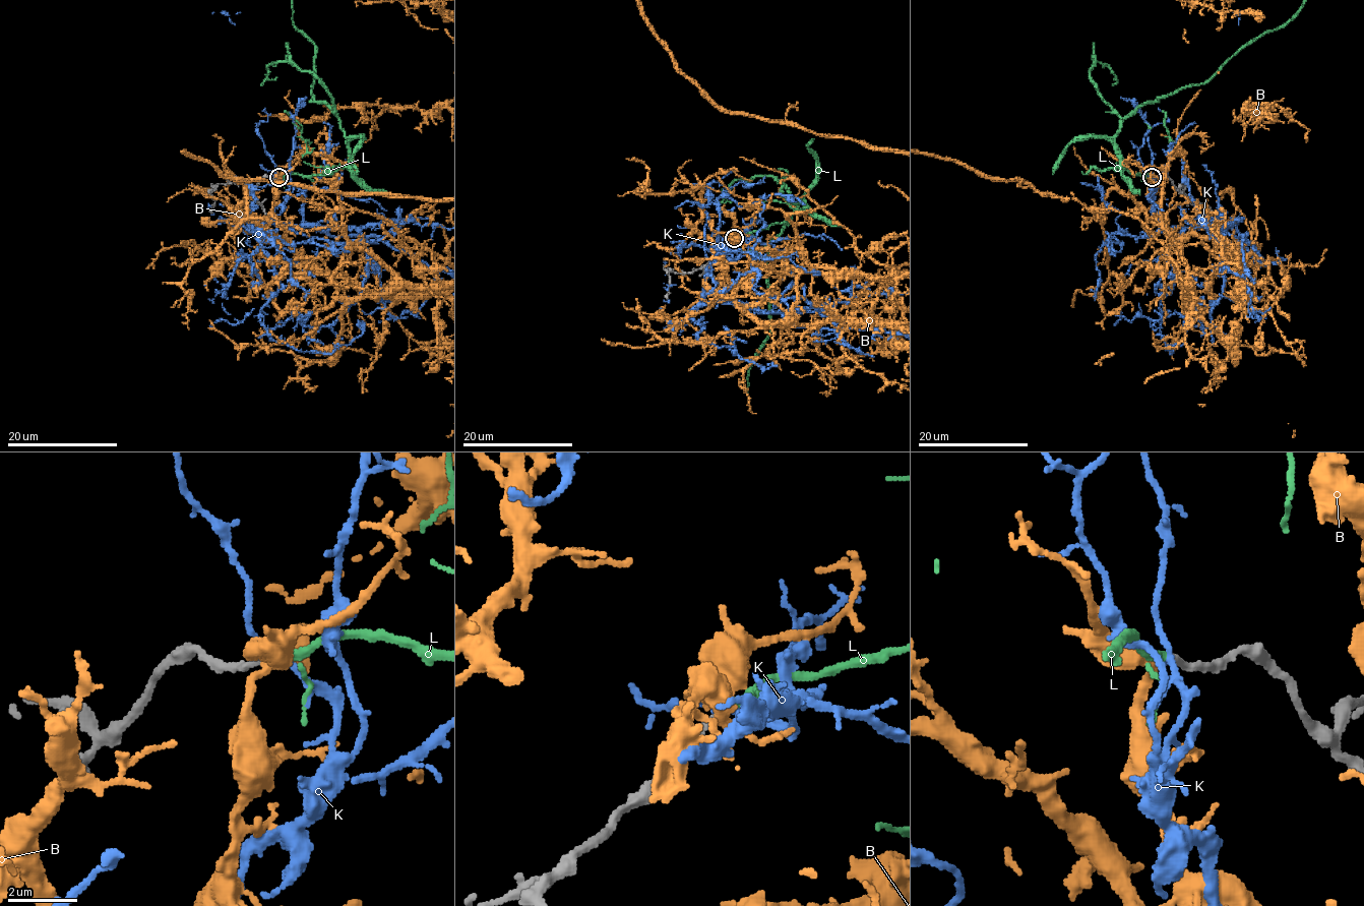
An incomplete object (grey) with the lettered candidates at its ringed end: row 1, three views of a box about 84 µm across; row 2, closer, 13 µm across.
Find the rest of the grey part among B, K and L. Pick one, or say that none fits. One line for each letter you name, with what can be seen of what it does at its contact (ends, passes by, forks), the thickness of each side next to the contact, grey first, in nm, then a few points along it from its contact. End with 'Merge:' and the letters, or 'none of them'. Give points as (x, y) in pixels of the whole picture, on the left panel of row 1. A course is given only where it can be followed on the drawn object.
L: it passes by | 240/200 nm
Merge: L

